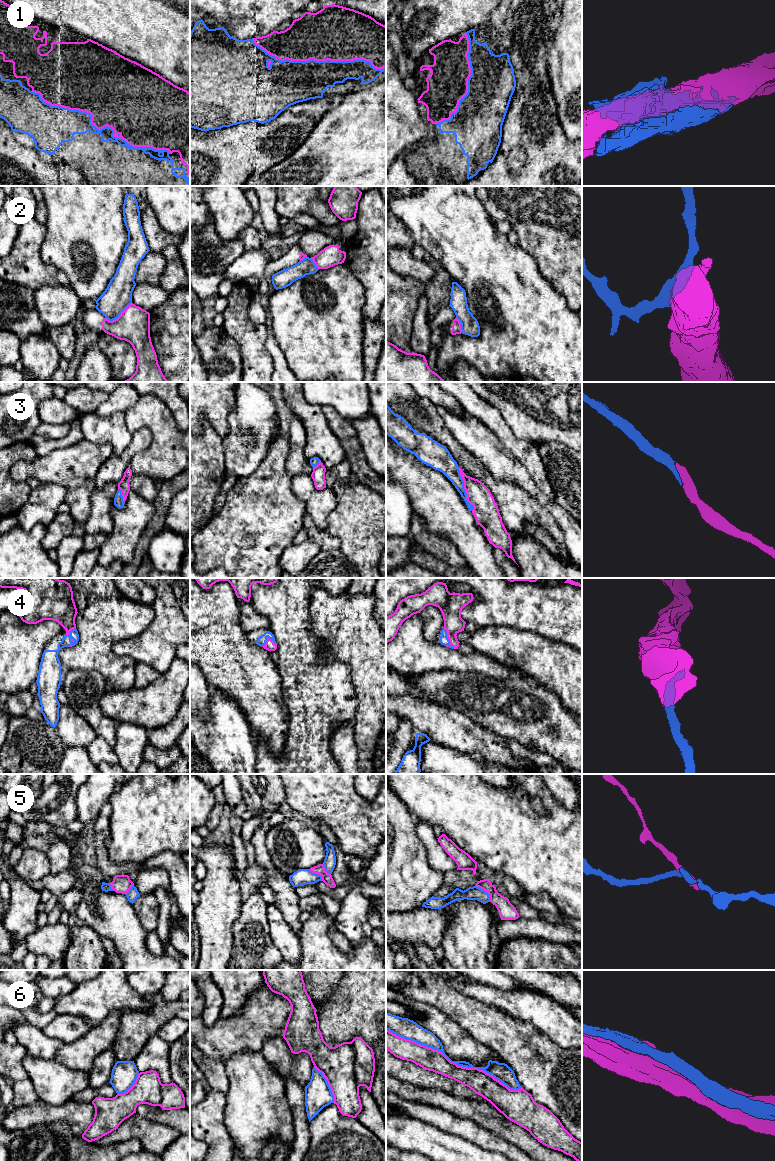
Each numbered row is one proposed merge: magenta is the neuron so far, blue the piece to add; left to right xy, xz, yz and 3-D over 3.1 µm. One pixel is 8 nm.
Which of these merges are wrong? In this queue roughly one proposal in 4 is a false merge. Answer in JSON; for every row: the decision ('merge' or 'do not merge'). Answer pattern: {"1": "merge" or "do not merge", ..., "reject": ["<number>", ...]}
{"1": "merge", "2": "do not merge", "3": "merge", "4": "merge", "5": "do not merge", "6": "do not merge", "reject": ["2", "5", "6"]}

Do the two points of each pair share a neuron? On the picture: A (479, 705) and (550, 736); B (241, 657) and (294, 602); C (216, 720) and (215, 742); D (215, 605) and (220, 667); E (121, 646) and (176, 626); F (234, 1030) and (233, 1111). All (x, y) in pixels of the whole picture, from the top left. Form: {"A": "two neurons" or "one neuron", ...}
{"A": "one neuron", "B": "two neurons", "C": "one neuron", "D": "one neuron", "E": "one neuron", "F": "two neurons"}

